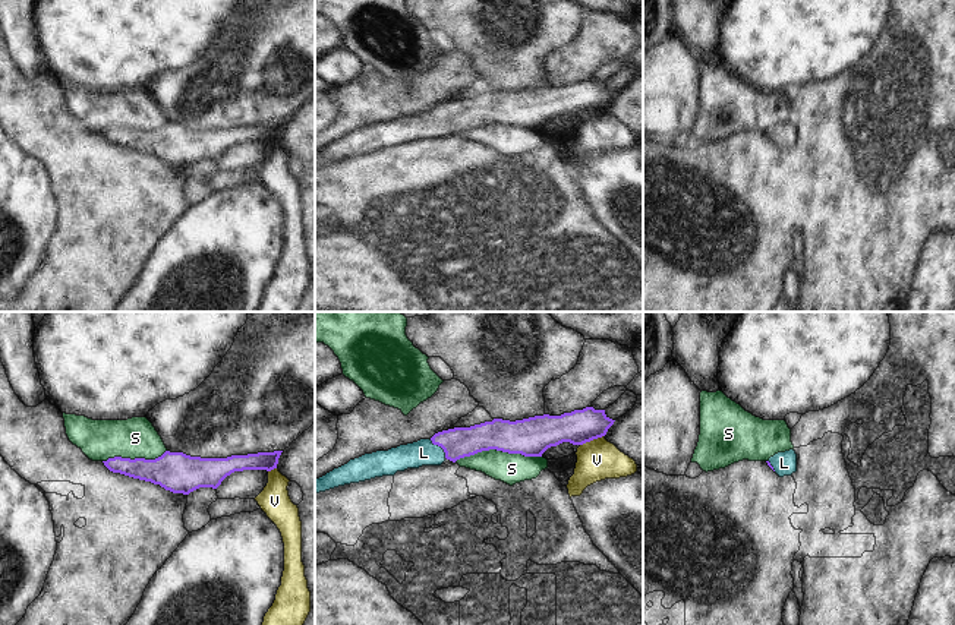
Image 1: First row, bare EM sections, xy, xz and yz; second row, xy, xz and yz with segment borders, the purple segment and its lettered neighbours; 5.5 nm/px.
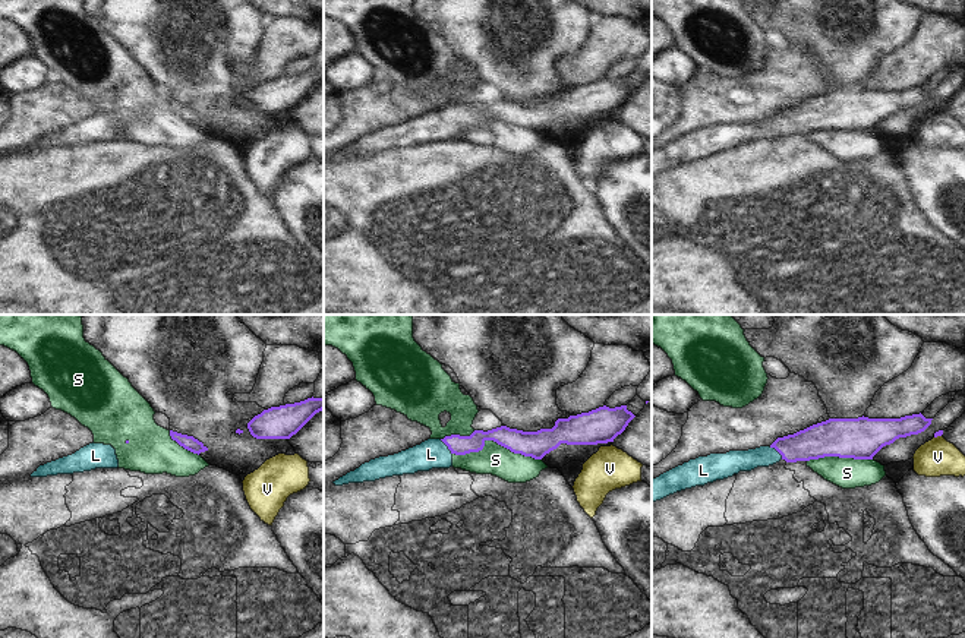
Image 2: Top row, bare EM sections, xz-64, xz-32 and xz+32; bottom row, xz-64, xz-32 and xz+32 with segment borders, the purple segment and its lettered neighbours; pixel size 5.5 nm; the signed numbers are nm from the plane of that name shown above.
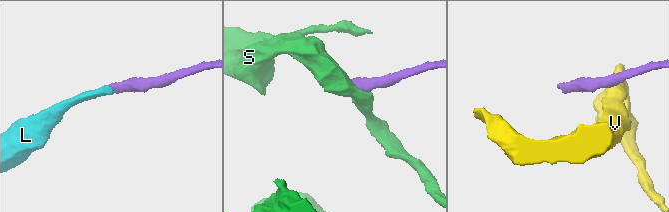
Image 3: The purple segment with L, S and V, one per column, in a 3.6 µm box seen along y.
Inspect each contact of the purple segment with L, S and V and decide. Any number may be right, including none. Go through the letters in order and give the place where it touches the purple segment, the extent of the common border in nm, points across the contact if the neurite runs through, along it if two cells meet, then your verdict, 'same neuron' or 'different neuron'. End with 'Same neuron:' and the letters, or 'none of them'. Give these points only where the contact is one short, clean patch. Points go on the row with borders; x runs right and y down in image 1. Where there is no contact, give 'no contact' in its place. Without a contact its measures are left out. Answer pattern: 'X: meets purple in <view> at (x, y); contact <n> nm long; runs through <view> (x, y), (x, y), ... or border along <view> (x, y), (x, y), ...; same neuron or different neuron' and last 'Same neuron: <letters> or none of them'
L: meets purple in xz at (440, 445); contact 140 nm long; runs through xz (459, 442), (440, 445), (434, 451), (424, 453); same neuron
S: meets purple in xz at (497, 450); contact 480 nm long; different neuron
V: meets purple in xz at (592, 439); contact 150 nm long; border along xz (604, 435), (580, 445); different neuron
Same neuron: L

